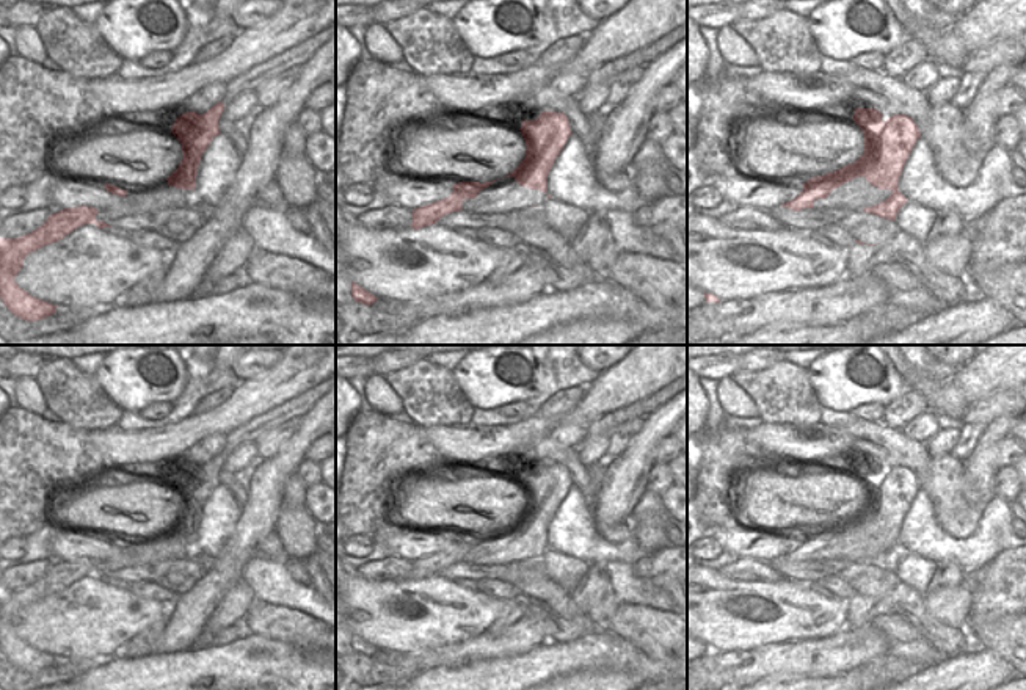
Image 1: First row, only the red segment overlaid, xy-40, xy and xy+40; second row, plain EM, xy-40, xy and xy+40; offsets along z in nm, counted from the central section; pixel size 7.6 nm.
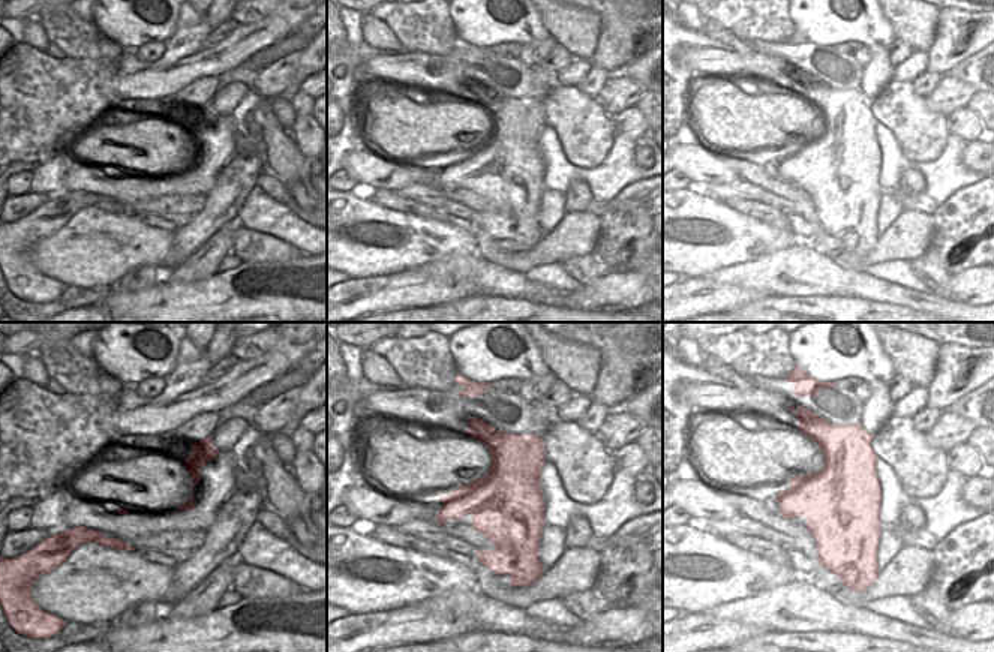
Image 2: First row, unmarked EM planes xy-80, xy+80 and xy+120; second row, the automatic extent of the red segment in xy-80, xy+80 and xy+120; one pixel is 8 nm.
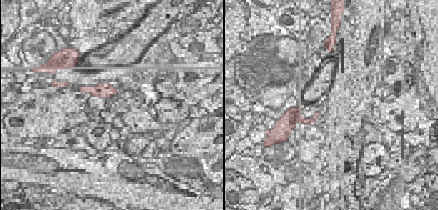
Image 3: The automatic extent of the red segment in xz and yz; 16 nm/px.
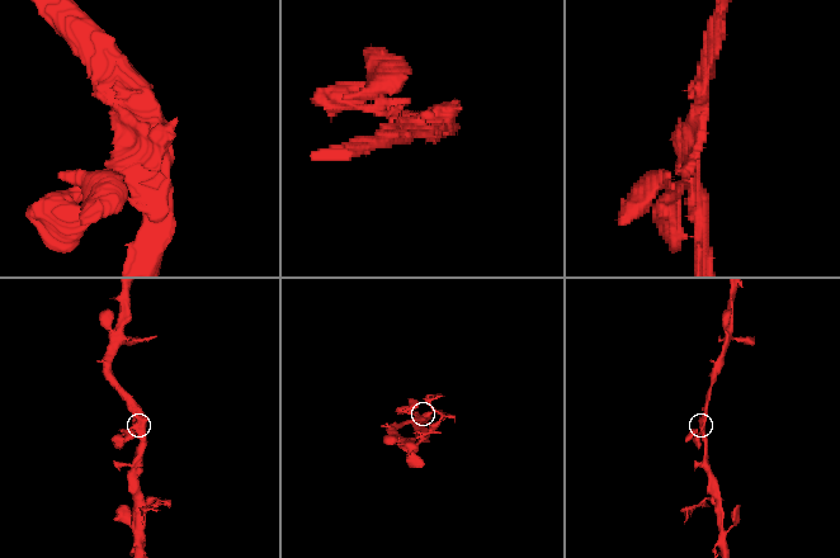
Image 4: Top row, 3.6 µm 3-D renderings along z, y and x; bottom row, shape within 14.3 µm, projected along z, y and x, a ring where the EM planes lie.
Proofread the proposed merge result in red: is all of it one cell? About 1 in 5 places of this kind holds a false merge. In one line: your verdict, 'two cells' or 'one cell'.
one cell

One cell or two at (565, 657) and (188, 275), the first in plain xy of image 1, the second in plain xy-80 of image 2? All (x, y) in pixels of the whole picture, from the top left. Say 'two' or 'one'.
two

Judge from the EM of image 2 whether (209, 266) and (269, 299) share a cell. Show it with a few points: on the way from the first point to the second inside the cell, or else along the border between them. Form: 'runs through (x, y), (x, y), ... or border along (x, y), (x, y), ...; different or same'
border along (218, 272), (183, 285); different

